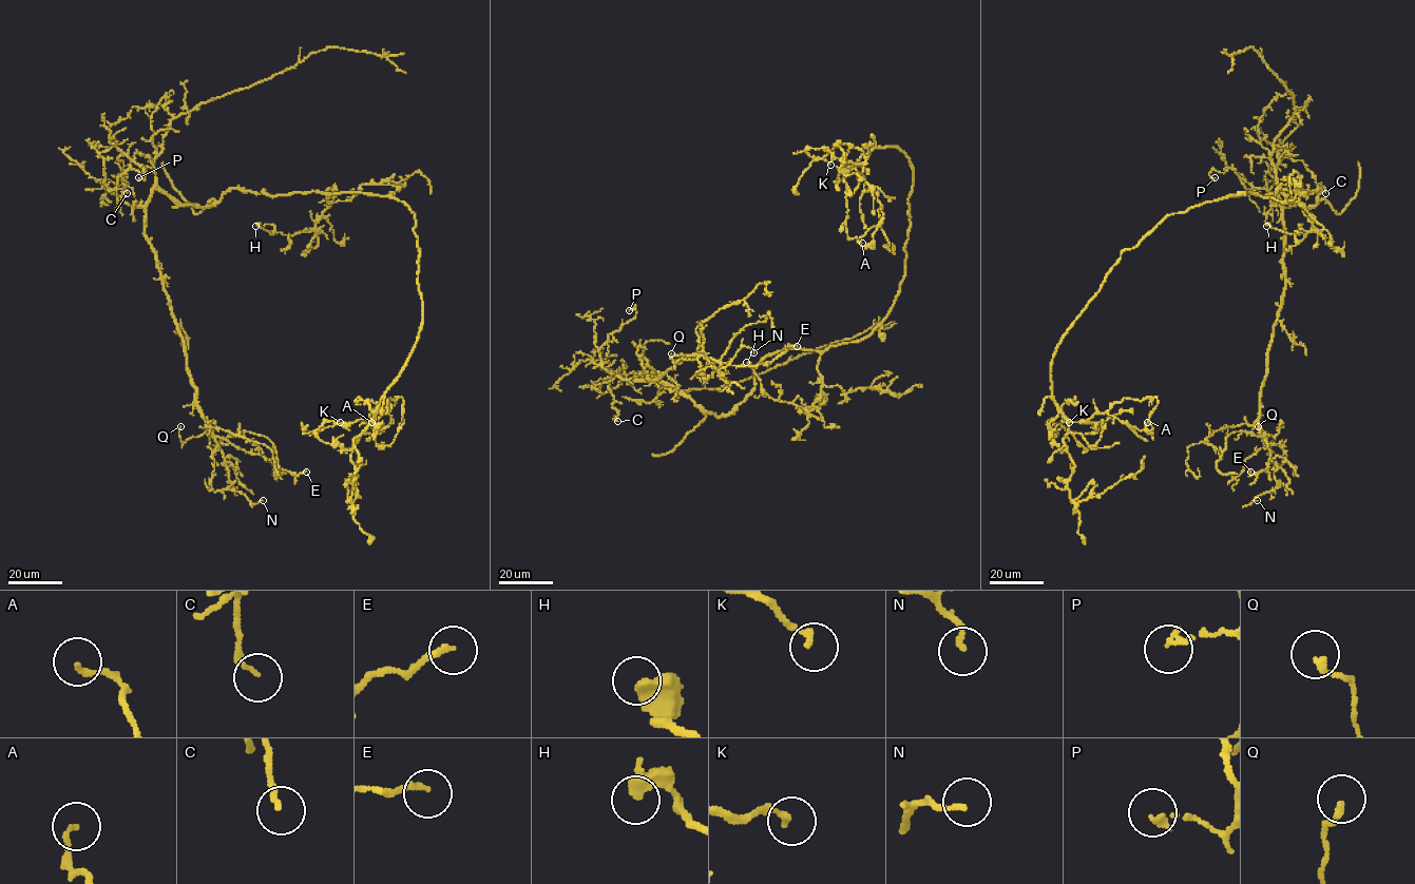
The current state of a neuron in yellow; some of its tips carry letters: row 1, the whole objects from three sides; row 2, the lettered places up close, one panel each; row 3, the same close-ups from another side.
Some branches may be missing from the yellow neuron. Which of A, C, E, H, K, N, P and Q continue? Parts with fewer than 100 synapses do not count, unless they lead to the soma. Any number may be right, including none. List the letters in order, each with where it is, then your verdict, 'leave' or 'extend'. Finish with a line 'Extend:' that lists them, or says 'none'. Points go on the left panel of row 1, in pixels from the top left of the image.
A: (371, 422) | leave
C: (127, 193) | leave
E: (306, 472) | leave
H: (255, 226) | leave
K: (340, 422) | leave
N: (263, 500) | leave
P: (138, 177) | leave
Q: (180, 426) | leave
Extend: none

